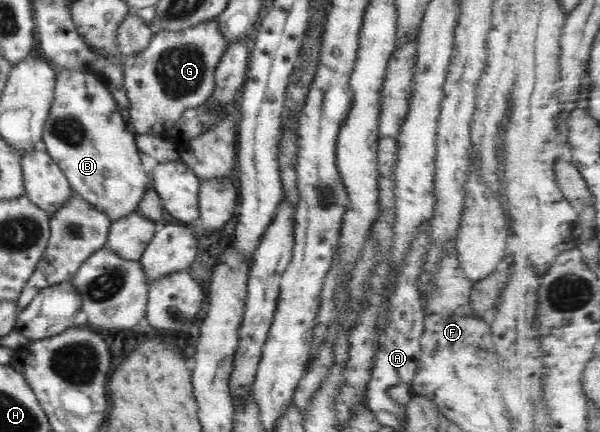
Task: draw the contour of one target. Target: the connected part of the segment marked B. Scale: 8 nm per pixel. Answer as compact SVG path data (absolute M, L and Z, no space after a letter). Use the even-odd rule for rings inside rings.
M61 68L55 76L54 95L47 121L43 124L42 144L65 174L72 191L94 208L105 212L111 218L111 223L135 212L147 188L151 187L152 179L143 169L135 135L127 130L127 123L121 116L121 108L115 102L111 89L105 85L105 80L99 79L93 72Z

